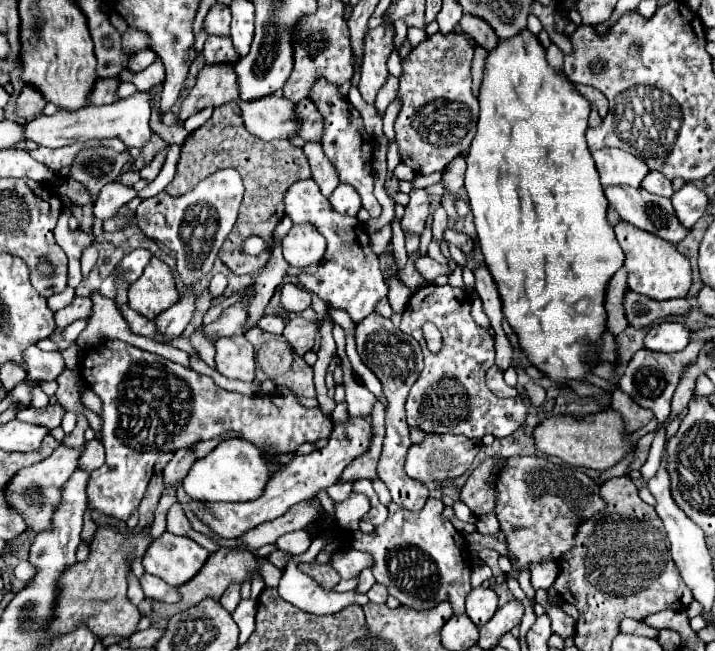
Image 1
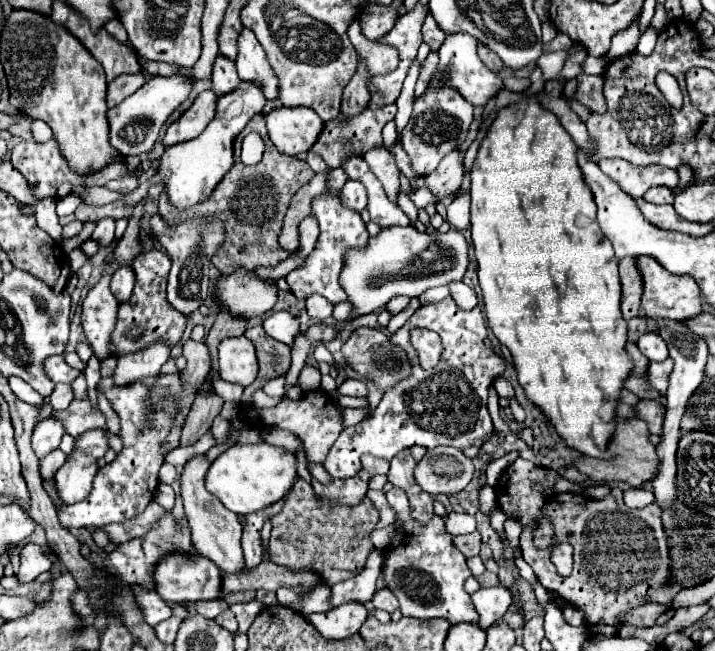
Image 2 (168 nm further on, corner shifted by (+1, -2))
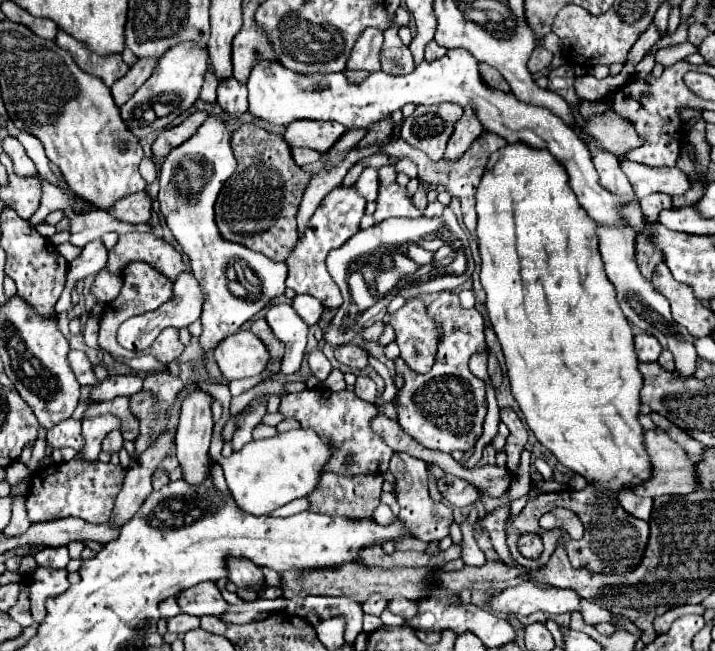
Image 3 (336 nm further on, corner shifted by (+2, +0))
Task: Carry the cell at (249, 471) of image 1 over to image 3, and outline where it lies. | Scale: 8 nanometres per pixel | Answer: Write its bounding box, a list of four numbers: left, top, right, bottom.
[221,430,331,514]

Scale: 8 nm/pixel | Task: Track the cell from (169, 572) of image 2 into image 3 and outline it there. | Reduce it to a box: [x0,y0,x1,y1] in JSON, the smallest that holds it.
[177,580,229,616]

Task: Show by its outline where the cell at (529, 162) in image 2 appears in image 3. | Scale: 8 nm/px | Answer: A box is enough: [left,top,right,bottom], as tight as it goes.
[475,142,651,498]

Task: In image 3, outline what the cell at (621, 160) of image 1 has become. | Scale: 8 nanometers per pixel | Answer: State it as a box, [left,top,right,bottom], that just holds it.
[621,160,689,198]

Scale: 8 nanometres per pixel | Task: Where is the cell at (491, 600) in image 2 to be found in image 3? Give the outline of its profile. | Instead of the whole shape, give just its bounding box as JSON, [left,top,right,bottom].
[489,582,579,614]

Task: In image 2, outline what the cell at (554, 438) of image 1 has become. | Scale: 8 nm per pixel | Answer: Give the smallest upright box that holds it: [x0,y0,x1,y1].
[576,418,658,488]

